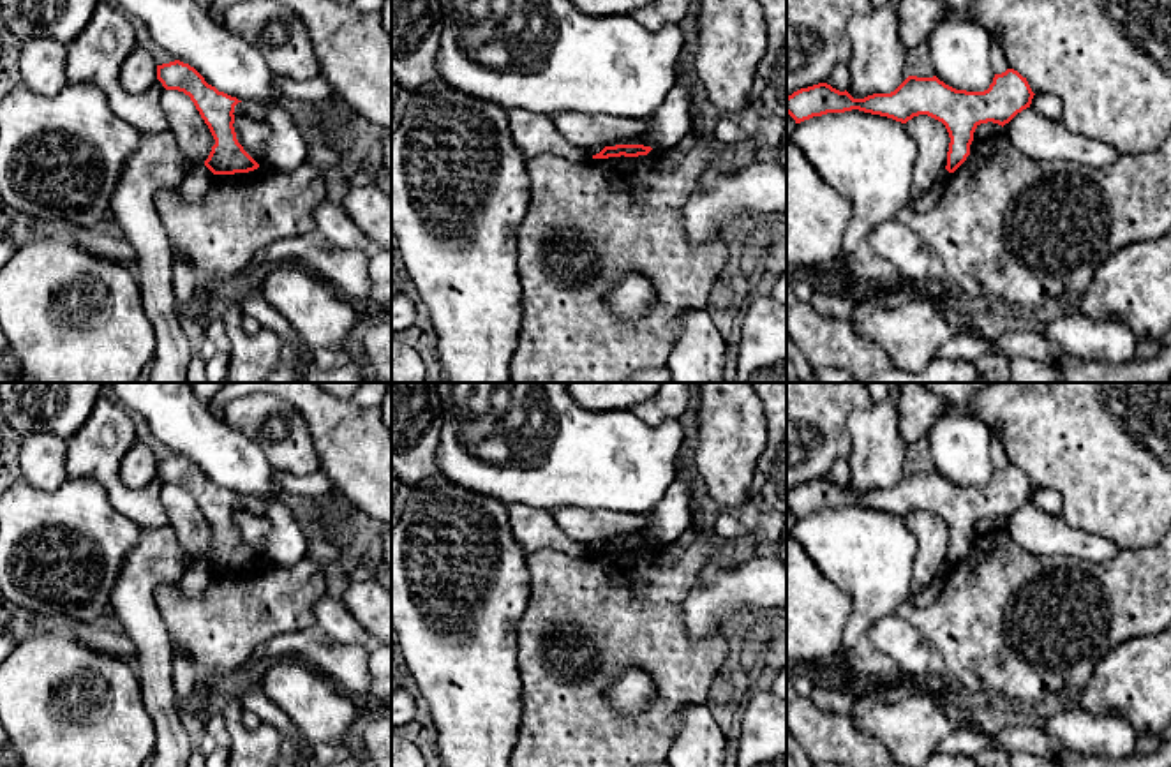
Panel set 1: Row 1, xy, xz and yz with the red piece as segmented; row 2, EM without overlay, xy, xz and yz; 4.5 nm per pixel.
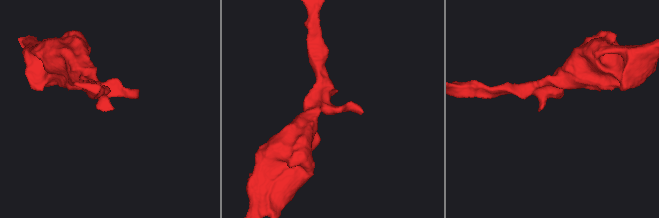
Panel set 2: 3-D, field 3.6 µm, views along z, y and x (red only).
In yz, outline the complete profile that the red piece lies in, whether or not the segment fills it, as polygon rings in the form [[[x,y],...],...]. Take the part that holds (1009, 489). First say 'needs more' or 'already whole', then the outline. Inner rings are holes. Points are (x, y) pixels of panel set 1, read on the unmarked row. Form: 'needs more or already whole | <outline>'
already whole | [[[1007,464],[995,469],[984,487],[956,485],[936,471],[908,471],[891,488],[873,488],[854,494],[847,485],[839,487],[827,478],[801,483],[787,492],[787,508],[801,518],[827,508],[859,504],[871,510],[906,518],[914,511],[928,510],[942,517],[949,527],[949,568],[954,568],[970,550],[973,527],[981,518],[1009,518],[1018,508],[1030,503],[1033,487],[1018,465]]]

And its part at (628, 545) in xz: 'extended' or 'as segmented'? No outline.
as segmented

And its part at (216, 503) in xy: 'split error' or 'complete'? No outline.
complete

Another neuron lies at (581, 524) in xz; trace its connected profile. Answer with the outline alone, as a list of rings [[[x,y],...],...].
[[[556,506],[550,510],[557,525],[575,541],[589,545],[594,540],[637,540],[649,527],[645,515],[626,515],[607,510]]]

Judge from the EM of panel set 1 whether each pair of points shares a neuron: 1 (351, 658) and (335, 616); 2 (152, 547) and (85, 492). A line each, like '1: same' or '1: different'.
1: different
2: different

